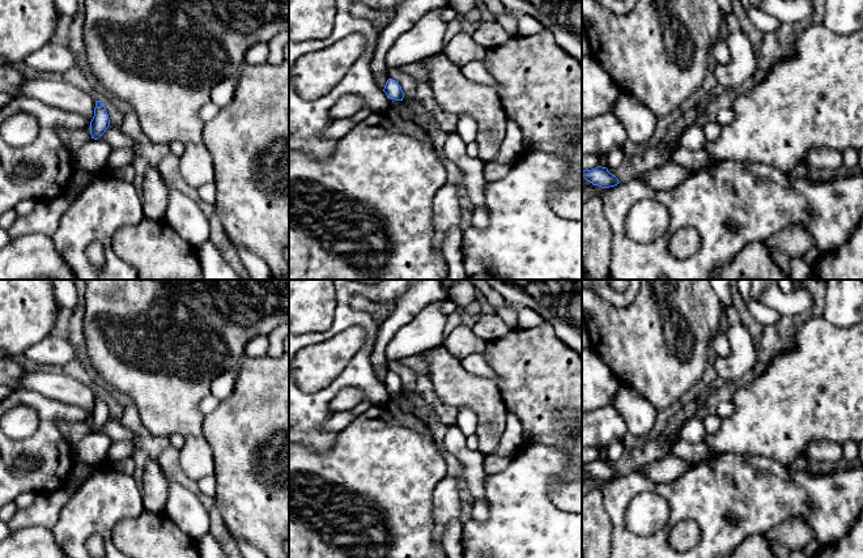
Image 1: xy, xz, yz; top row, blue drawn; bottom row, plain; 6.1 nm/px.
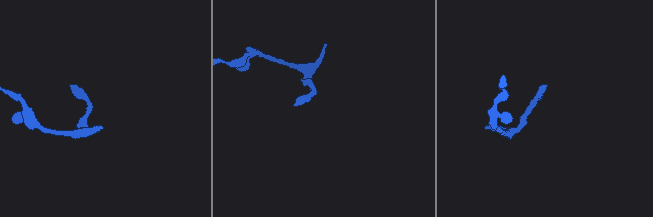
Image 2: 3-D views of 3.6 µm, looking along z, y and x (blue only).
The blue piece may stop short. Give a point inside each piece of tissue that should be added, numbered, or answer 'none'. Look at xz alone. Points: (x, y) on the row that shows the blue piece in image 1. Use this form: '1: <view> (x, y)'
none

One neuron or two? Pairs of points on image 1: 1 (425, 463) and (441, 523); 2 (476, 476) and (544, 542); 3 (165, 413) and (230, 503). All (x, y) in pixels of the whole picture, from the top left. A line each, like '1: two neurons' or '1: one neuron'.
1: two neurons
2: two neurons
3: two neurons

